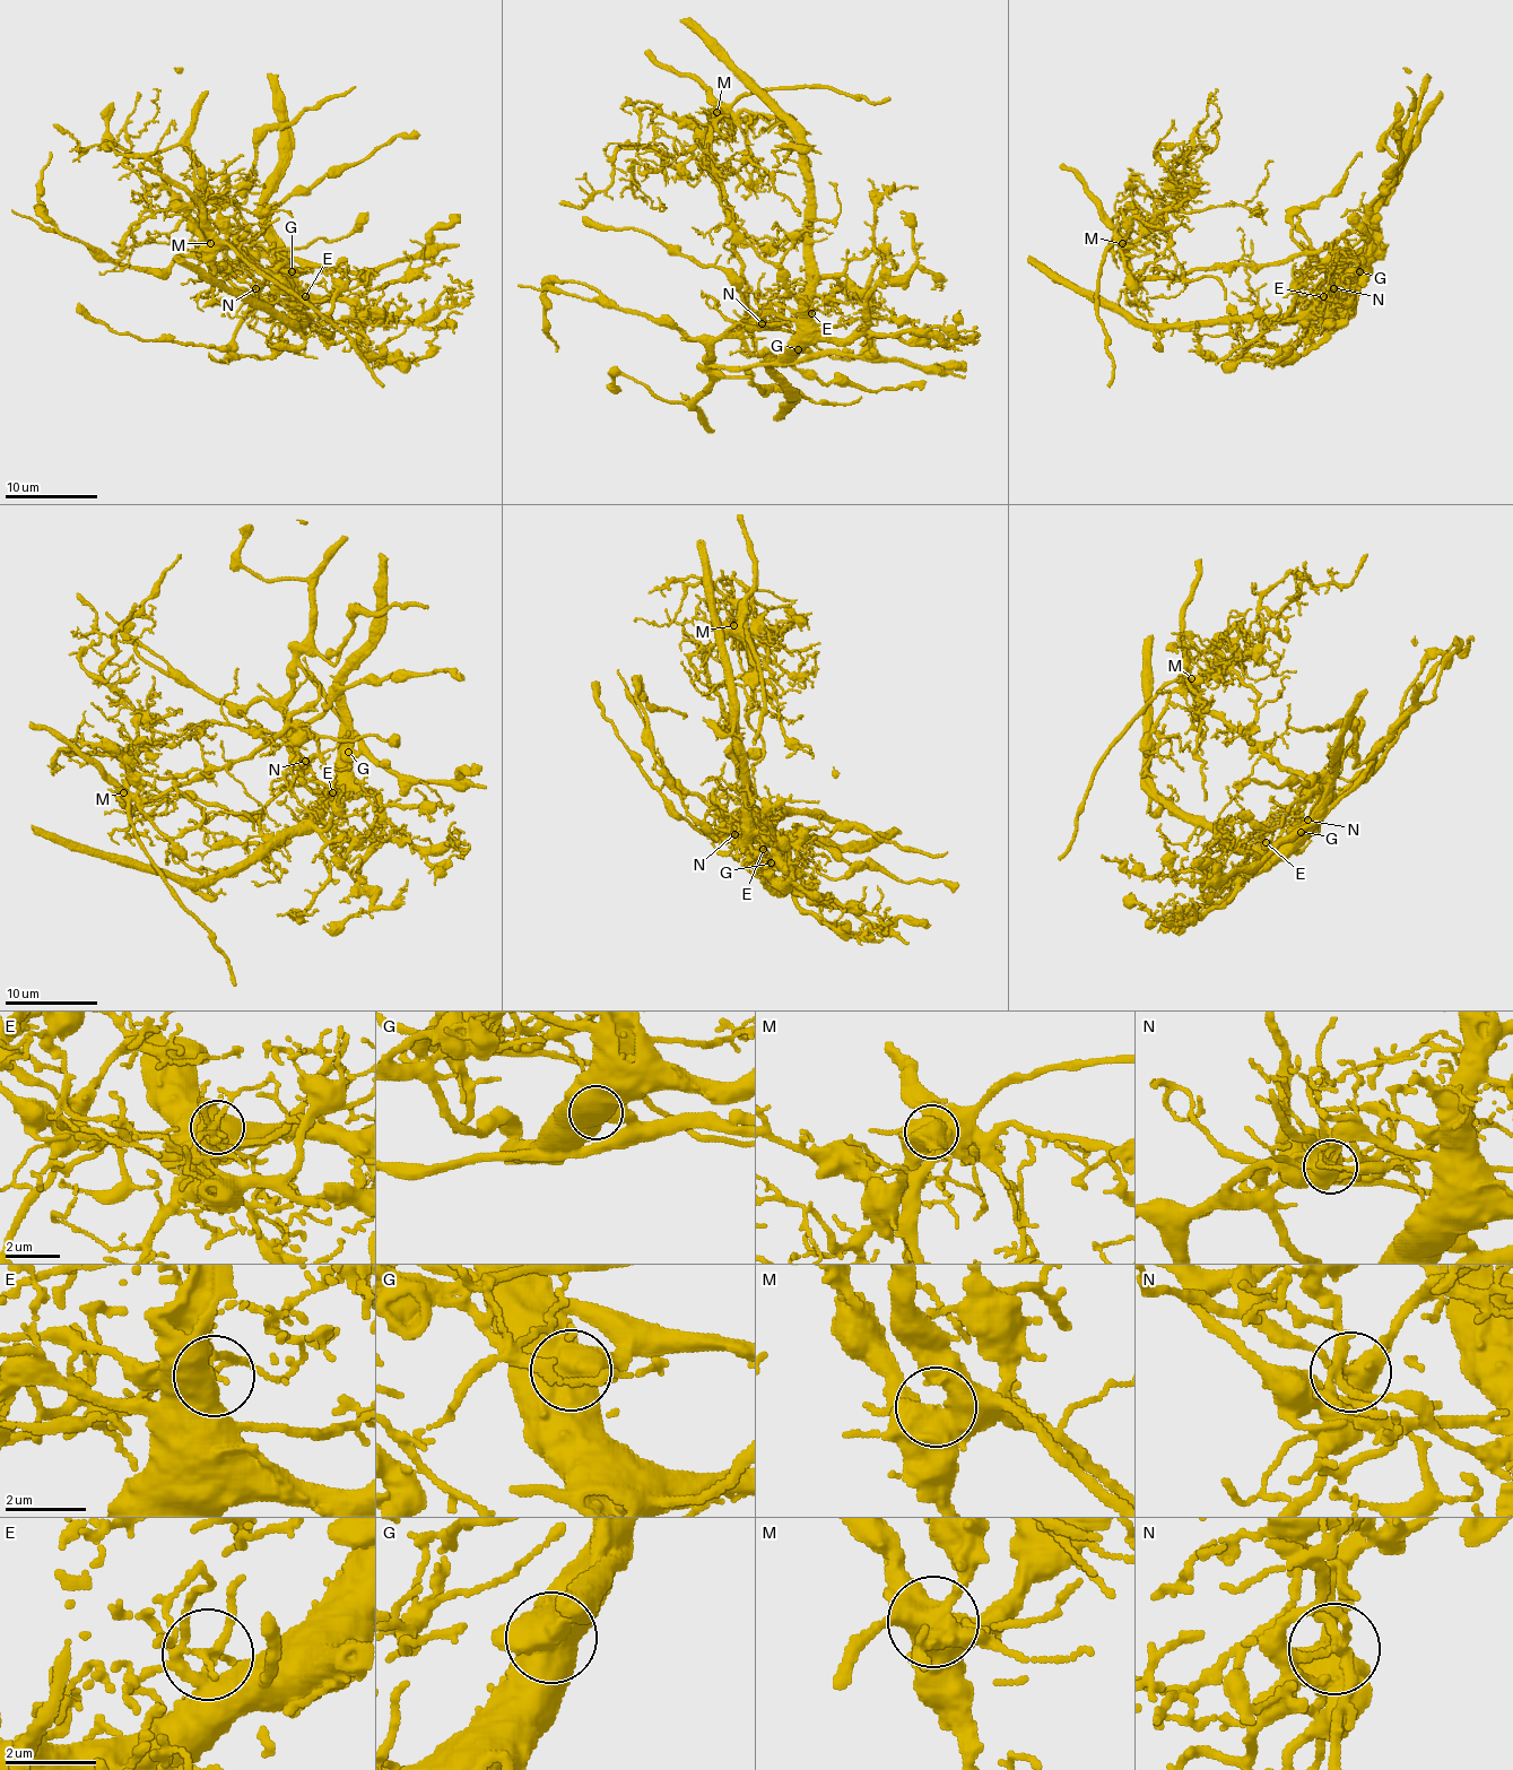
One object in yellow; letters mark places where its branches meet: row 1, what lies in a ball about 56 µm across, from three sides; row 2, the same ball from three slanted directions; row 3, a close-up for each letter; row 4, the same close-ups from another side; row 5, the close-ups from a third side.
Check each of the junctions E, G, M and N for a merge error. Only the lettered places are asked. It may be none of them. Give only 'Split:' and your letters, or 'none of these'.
Split: G, N

